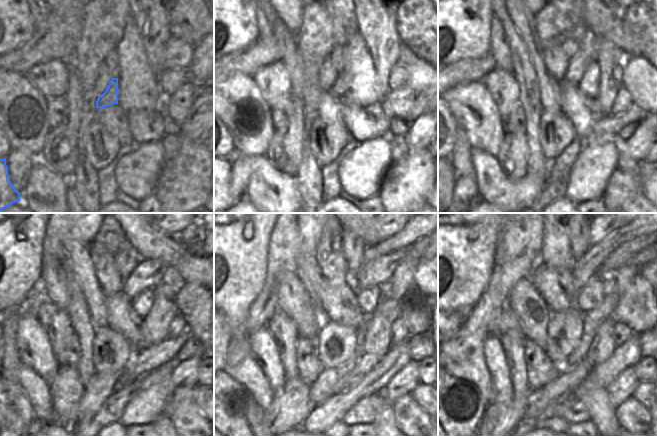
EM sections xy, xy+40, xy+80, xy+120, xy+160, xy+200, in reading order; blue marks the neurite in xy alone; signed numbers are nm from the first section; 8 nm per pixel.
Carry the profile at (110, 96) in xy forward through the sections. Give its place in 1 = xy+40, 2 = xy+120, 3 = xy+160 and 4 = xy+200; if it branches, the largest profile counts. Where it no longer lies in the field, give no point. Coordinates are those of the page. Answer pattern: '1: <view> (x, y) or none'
1: xy+40 (340, 86)
2: xy+120 (148, 273)
3: xy+160 (373, 273)
4: xy+200 (616, 259)

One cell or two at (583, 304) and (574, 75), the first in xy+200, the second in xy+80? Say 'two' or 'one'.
two

